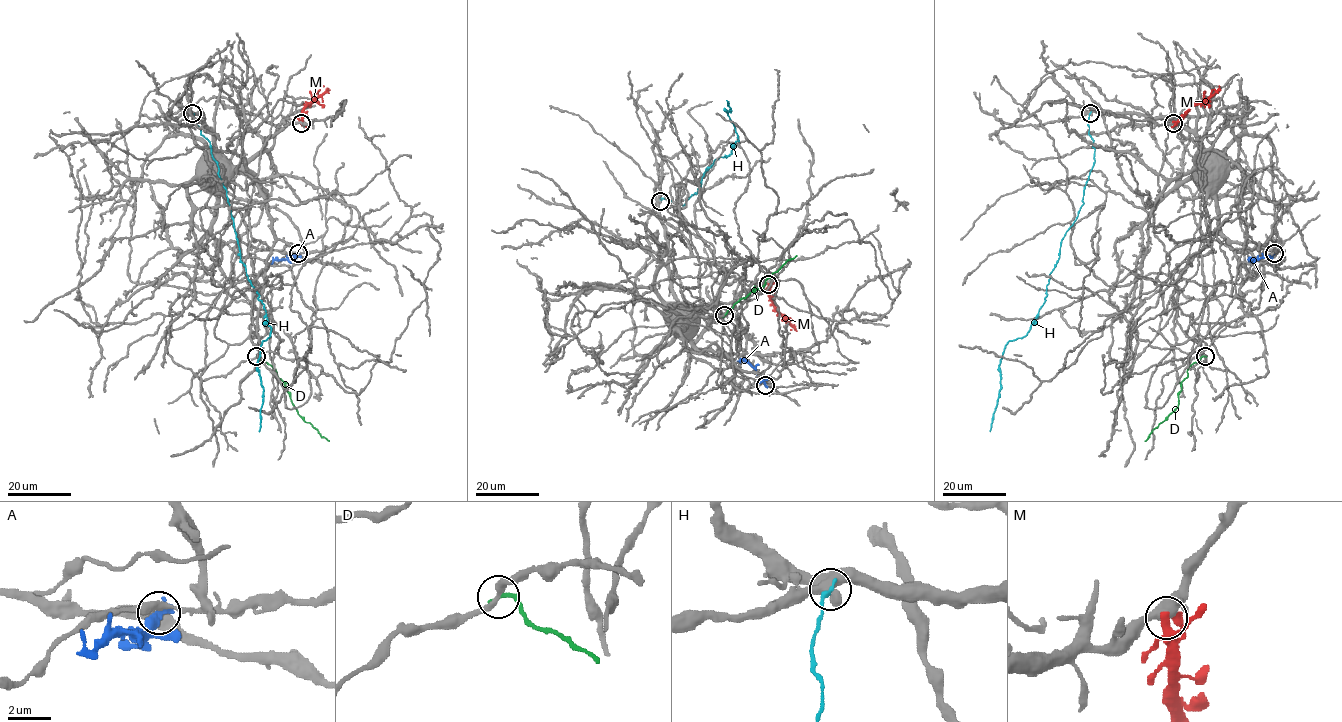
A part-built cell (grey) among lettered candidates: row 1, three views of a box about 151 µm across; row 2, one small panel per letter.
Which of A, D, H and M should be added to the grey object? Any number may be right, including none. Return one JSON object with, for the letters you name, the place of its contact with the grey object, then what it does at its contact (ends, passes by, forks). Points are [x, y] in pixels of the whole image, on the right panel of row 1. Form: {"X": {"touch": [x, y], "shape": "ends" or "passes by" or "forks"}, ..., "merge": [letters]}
{"merge": []}

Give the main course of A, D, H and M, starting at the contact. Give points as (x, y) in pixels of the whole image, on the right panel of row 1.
A: (1274, 253), (1249, 260), (1250, 265)
D: (1205, 356), (1188, 369), (1178, 395), (1178, 406), (1145, 441)
H: (1090, 113), (1088, 134), (1095, 162), (1082, 206), (1061, 240), (1038, 315), (1025, 336), (1005, 346), (990, 431)
M: (1173, 122), (1177, 122), (1193, 106), (1201, 104), (1219, 85)

